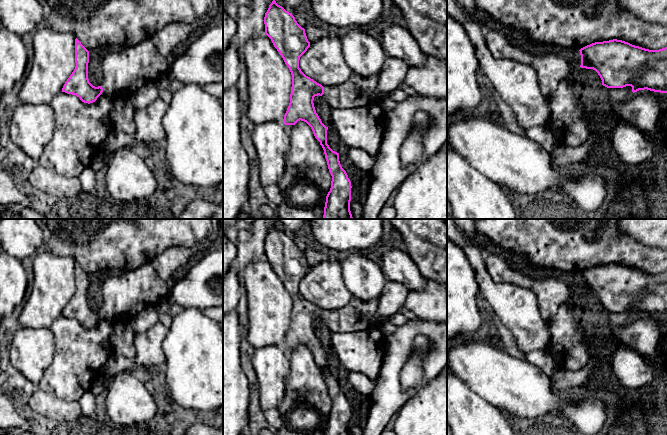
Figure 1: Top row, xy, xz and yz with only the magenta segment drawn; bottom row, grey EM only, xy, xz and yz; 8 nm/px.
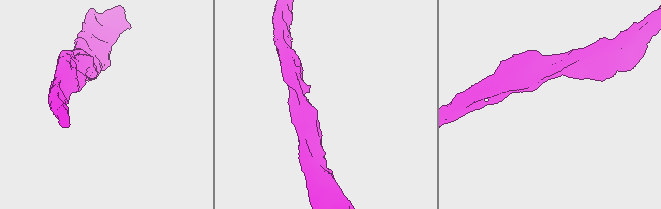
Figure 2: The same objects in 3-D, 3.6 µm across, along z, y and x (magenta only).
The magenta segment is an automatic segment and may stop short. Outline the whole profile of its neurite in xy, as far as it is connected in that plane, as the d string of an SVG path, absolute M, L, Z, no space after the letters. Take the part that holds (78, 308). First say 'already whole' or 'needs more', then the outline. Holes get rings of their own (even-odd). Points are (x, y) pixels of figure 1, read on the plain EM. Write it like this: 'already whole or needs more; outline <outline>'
needs more; outline M75 263L76 291L65 306L62 316L76 319L84 327L93 327L101 318L111 321L127 320L131 322L145 307L157 305L162 300L168 299L170 284L163 281L151 263L146 263L134 270L123 272L120 276L109 277L103 283L103 306L101 310L93 310L88 303L89 275Z

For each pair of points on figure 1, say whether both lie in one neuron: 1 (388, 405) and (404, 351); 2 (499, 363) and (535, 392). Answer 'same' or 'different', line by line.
1: same
2: same

